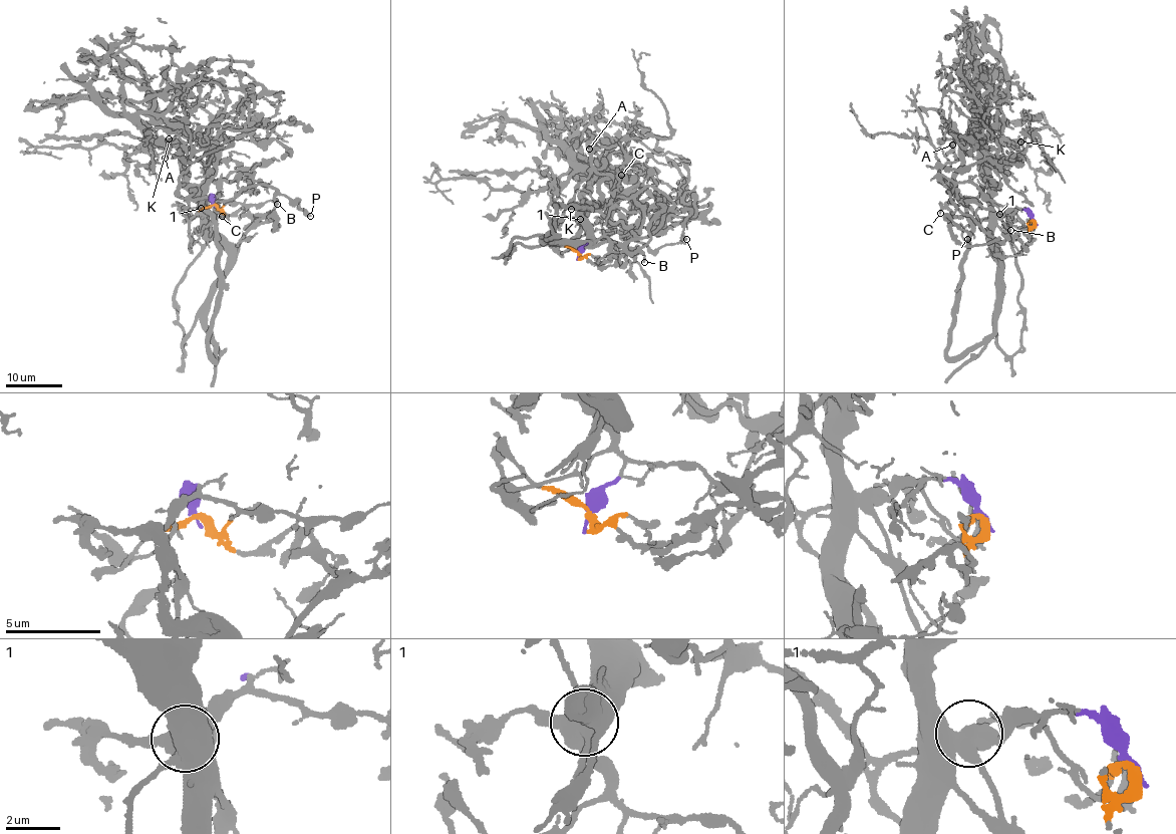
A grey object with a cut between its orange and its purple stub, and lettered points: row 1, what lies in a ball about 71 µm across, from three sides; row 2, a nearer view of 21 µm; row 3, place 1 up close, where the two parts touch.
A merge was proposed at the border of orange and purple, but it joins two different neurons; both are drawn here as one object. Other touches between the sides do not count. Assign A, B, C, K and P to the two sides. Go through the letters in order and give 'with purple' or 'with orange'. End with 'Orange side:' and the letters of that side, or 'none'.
A: with purple
B: with purple
C: with orange
K: with purple
P: with orange
Orange side: C, P

